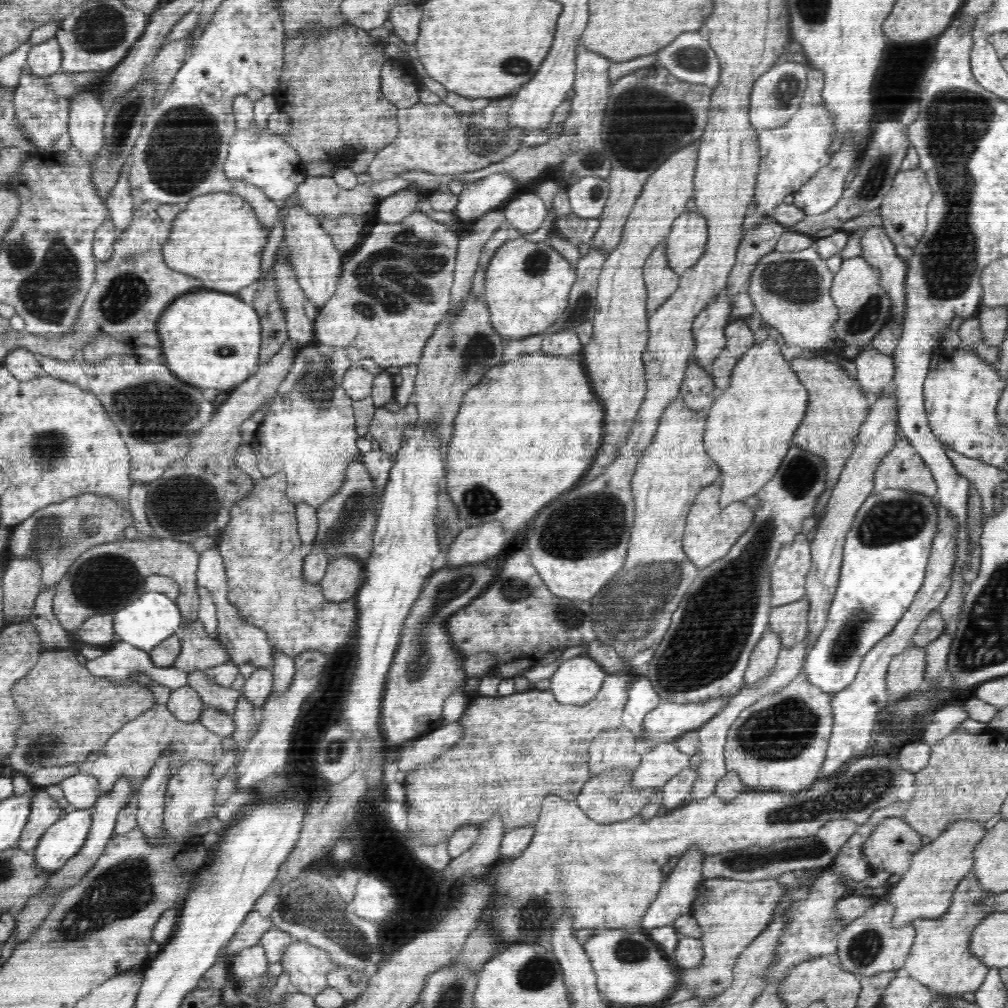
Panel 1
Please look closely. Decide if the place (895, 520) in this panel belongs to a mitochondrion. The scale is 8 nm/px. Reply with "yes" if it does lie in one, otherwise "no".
yes

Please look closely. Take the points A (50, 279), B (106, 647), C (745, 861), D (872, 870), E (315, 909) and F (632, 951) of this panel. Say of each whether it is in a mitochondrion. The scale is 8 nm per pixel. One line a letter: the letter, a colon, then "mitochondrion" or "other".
A: mitochondrion
B: other
C: mitochondrion
D: other
E: mitochondrion
F: mitochondrion

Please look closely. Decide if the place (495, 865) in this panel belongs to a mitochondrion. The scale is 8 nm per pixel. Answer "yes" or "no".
no

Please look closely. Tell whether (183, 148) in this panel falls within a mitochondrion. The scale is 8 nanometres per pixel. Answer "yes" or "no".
yes

